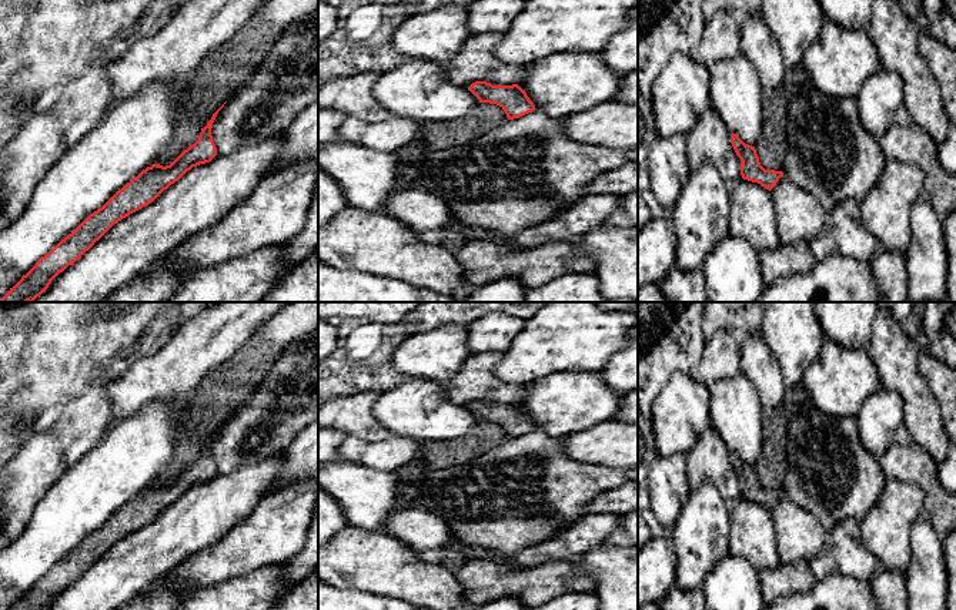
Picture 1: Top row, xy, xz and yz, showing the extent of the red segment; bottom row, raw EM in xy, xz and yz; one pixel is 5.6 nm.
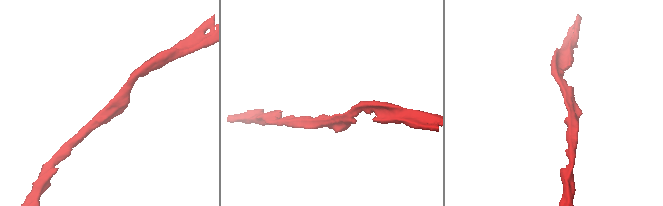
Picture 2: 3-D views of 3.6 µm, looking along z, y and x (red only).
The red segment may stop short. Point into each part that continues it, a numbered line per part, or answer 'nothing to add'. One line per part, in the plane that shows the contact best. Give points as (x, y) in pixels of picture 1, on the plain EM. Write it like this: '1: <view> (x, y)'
nothing to add

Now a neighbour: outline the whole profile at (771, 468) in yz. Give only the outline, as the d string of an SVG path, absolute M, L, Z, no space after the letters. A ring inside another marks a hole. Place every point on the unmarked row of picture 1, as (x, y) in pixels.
M763 409L762 429L763 443L762 456L755 469L759 482L765 489L782 490L786 475L786 439L788 439L788 412L780 409Z

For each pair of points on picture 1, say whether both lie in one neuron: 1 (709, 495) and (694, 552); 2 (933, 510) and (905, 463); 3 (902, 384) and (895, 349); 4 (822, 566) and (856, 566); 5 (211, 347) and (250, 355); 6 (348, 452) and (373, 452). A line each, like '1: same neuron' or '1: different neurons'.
1: same neuron
2: same neuron
3: same neuron
4: same neuron
5: different neurons
6: same neuron

